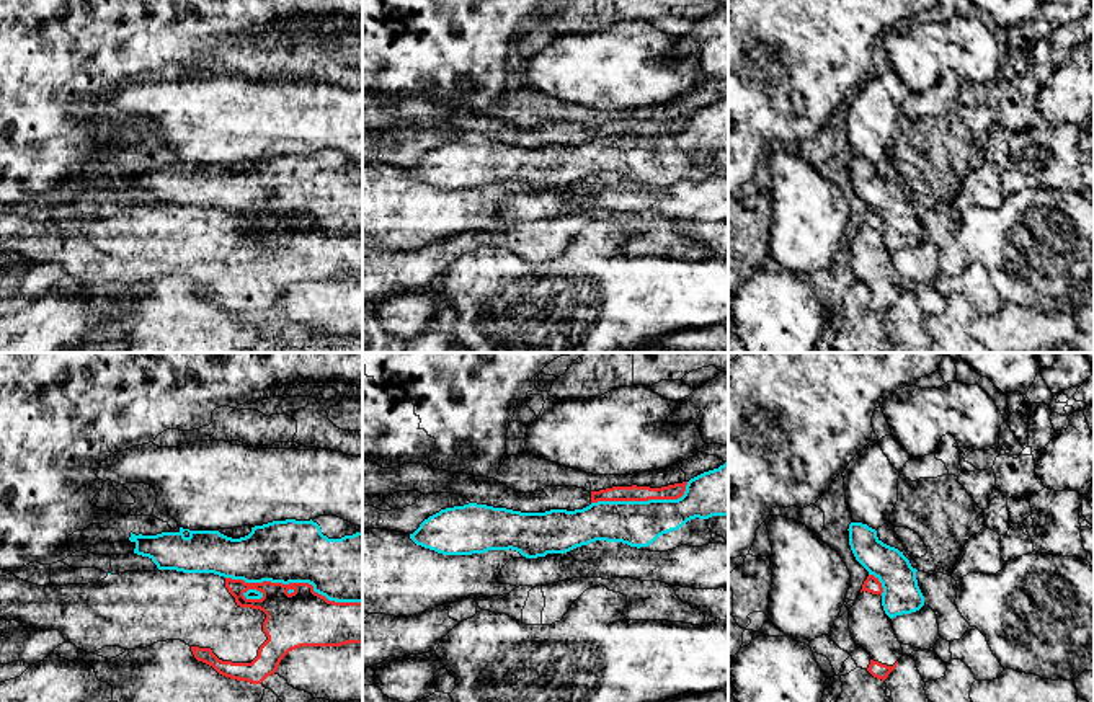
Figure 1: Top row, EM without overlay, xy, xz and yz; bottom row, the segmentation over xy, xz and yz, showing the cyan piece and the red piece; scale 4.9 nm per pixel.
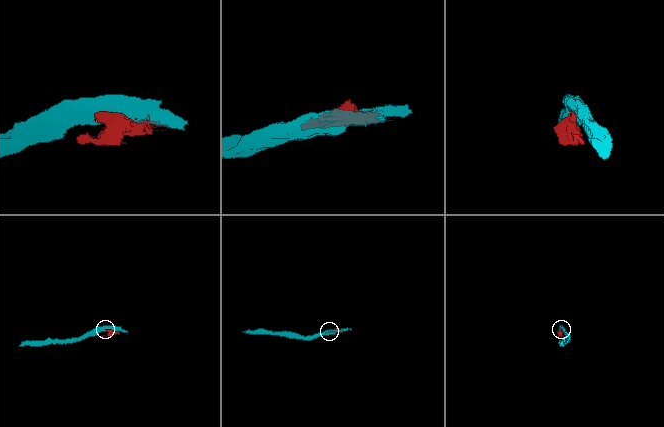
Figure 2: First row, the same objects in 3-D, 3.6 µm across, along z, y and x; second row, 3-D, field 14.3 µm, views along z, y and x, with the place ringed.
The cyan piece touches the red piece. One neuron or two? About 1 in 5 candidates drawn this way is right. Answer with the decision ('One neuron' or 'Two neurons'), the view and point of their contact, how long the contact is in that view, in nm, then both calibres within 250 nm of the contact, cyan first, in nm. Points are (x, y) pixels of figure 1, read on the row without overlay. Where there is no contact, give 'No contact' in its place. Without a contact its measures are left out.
Two neurons. Touches cyan at xy (294, 216). Shared border 700 nm. Thickness 320 nm (cyan) against 280 nm

